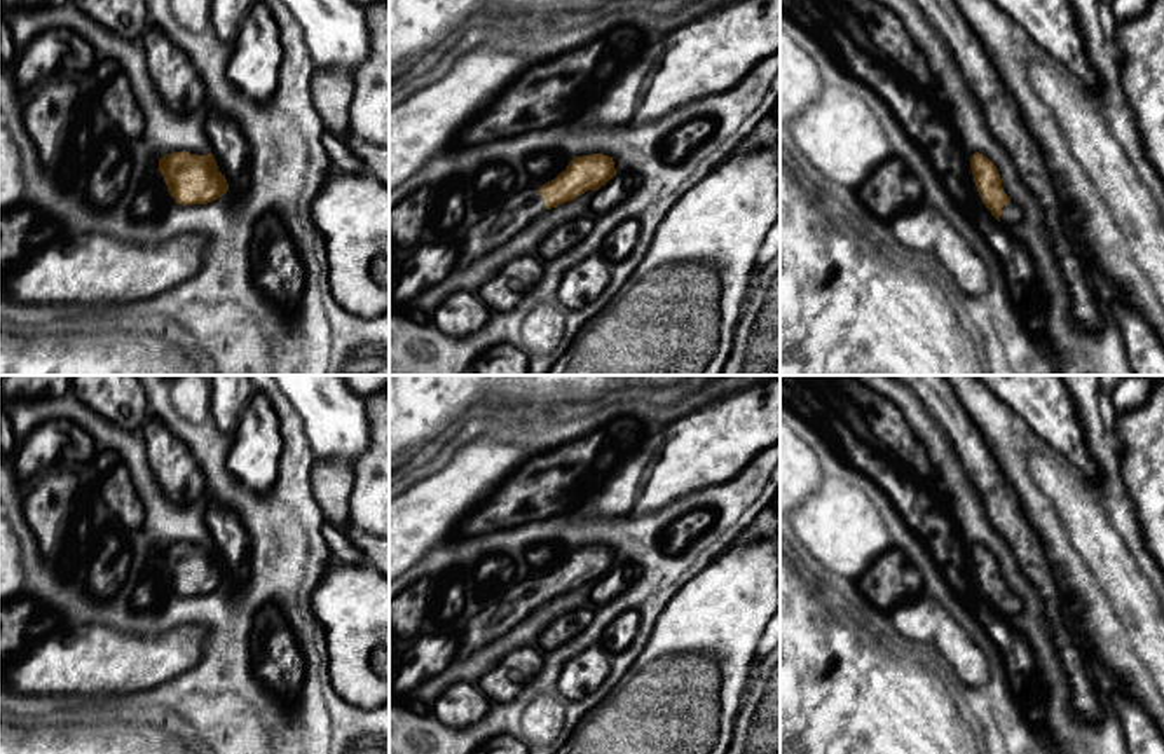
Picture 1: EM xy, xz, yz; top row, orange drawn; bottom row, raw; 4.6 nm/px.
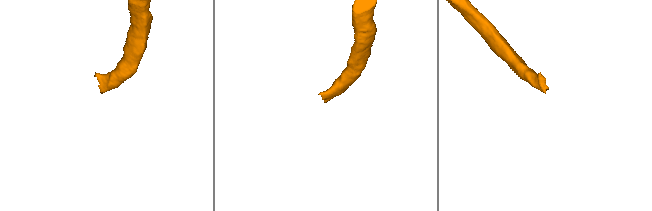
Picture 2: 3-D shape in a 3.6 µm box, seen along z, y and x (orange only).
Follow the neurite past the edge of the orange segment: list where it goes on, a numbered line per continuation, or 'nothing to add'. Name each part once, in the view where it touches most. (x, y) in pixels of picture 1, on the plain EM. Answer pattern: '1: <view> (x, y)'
1: xz (524, 597)

